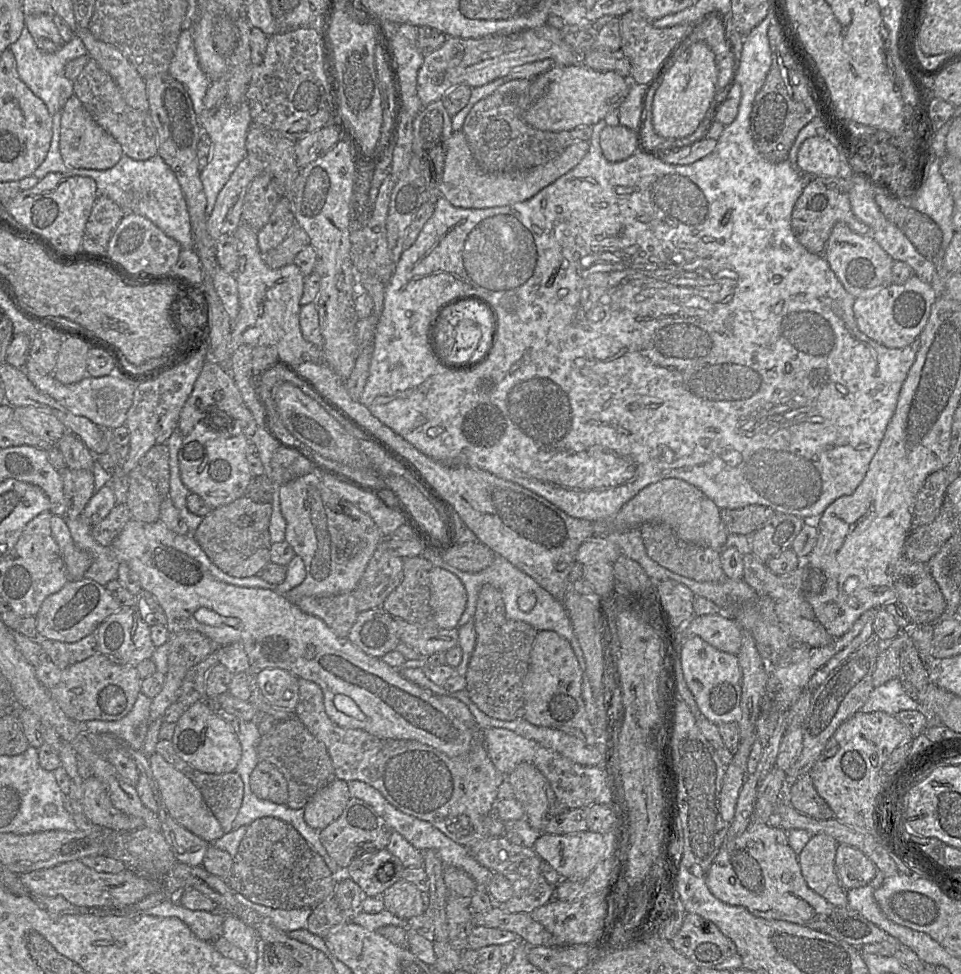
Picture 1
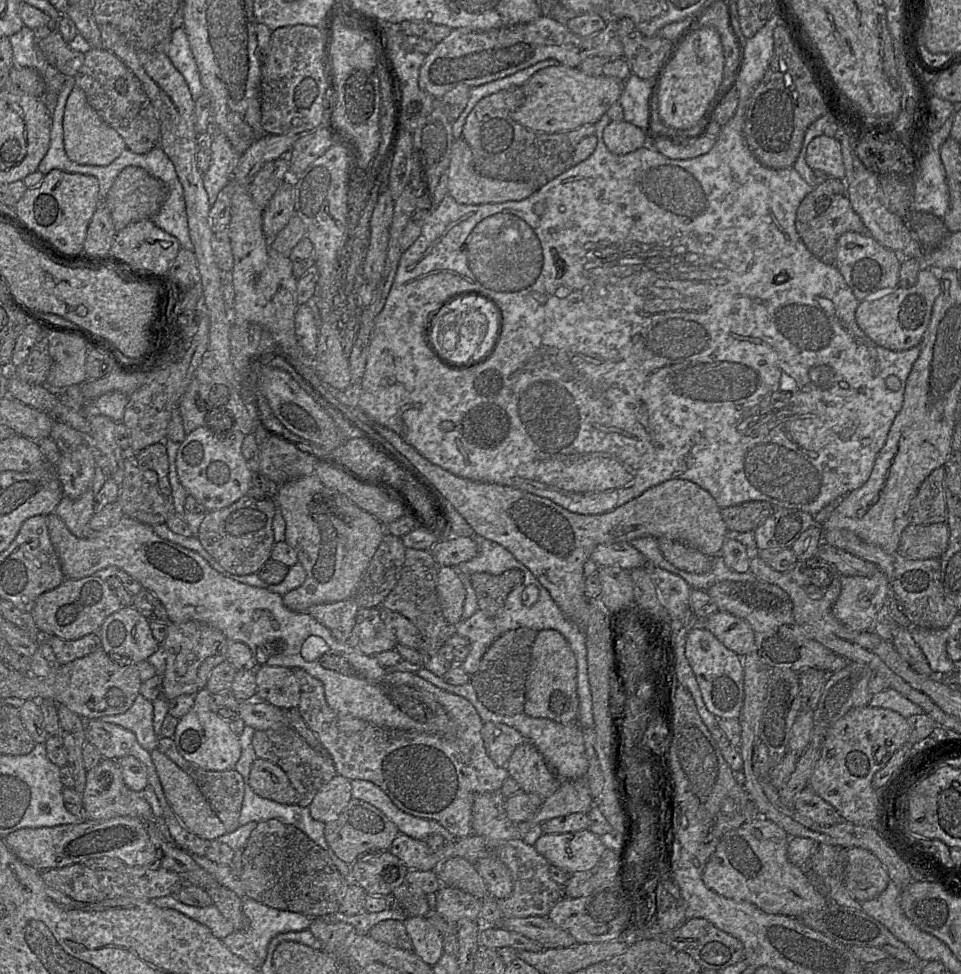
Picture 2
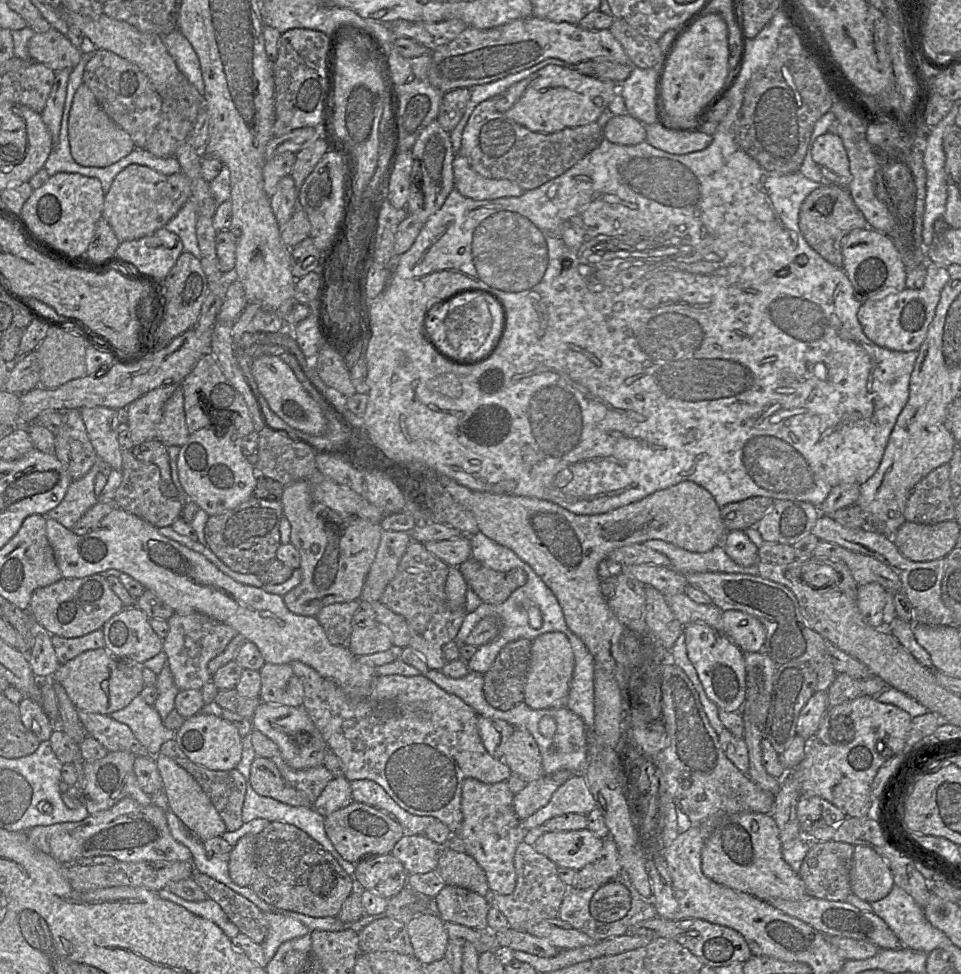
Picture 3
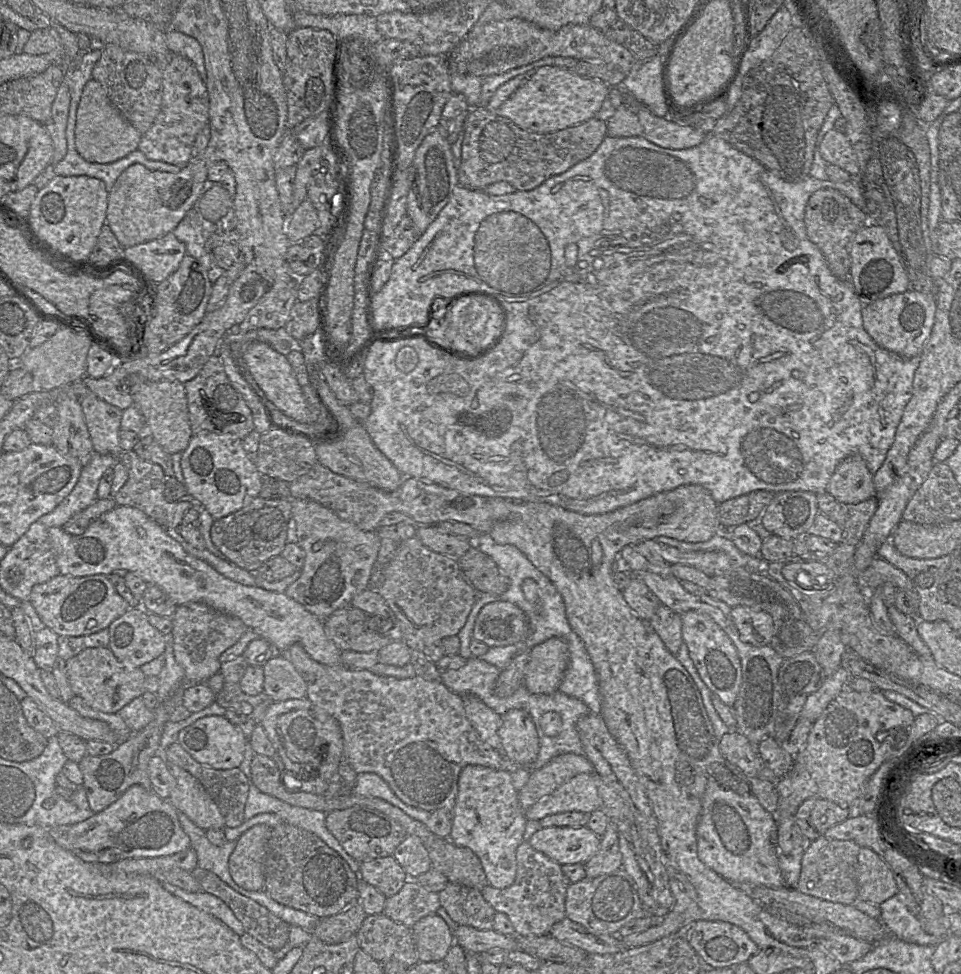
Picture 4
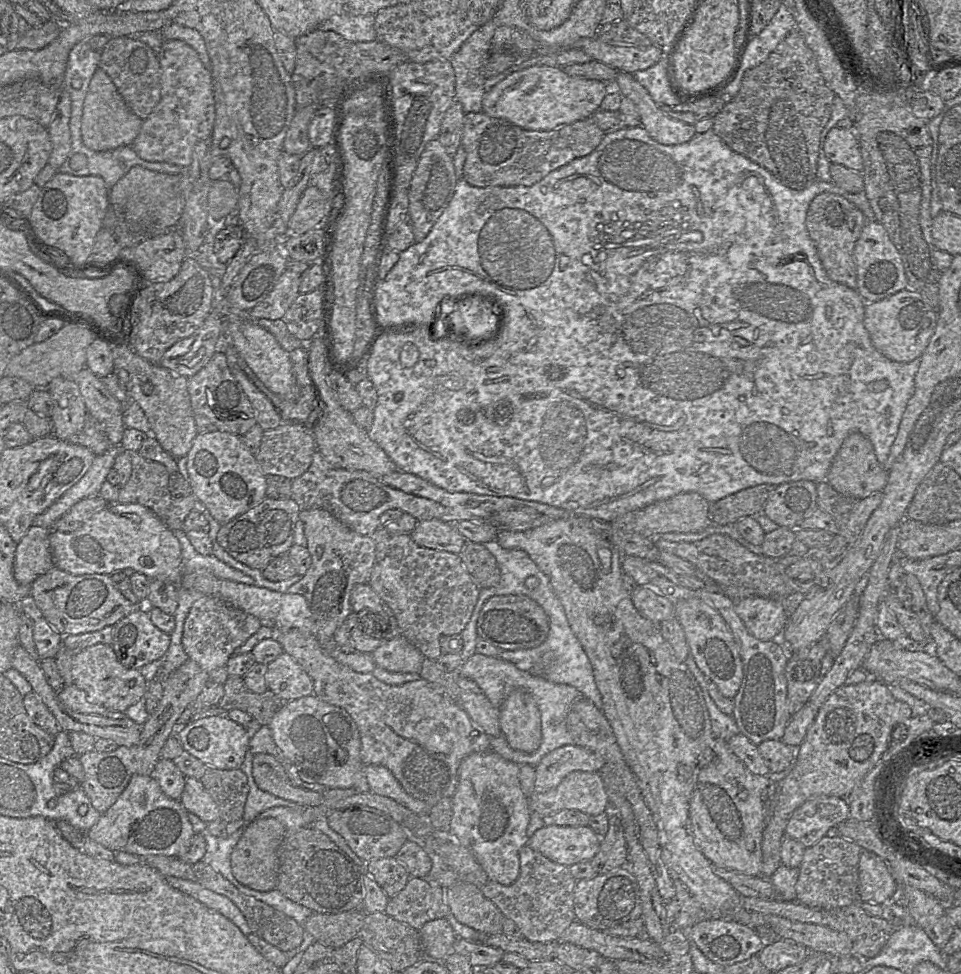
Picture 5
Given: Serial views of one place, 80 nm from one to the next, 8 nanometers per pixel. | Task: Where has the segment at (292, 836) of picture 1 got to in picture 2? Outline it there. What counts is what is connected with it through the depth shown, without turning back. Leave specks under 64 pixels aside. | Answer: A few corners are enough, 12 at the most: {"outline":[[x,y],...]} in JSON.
{"outline":[[259,822],[242,849],[245,895],[309,918],[351,882],[293,825]]}

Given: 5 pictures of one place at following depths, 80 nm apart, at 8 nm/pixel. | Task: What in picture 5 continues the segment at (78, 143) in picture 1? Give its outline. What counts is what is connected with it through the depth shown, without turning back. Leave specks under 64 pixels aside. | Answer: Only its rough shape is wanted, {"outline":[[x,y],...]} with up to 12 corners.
{"outline":[[98,68],[83,104],[84,145],[131,146],[142,122]]}

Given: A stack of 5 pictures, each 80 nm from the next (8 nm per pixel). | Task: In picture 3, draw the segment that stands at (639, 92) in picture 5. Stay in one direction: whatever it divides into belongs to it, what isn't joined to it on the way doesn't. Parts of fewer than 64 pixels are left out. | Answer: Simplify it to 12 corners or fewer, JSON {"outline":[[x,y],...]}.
{"outline":[[660,120],[644,125],[646,142],[685,155],[707,148],[713,137]]}

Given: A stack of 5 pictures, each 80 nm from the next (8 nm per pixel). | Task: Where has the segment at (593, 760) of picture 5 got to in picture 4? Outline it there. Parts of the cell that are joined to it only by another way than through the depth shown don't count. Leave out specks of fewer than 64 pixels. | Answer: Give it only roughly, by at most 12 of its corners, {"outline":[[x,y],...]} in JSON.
{"outline":[[566,753],[530,771],[518,791],[524,812],[572,777],[593,773],[583,755]]}

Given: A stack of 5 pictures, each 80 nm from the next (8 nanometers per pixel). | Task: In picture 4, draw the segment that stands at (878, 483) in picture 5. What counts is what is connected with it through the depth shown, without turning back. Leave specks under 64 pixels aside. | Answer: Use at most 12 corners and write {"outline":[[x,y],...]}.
{"outline":[[859,455],[835,468],[826,491],[838,502],[876,495],[873,475]]}

